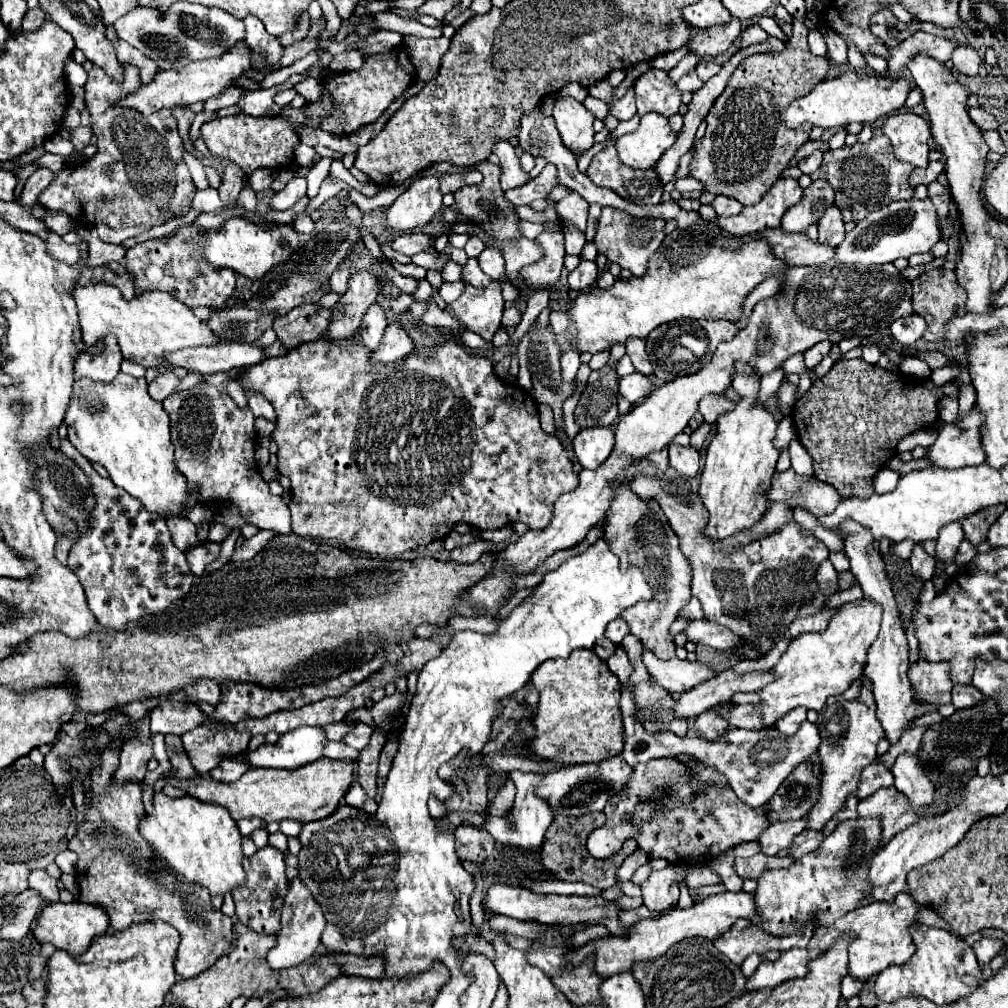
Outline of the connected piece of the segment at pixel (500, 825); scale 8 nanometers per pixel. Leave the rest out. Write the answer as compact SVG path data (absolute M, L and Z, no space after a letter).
M510 773L510 777L512 777L512 781L514 781L514 785L516 785L516 801L514 801L514 807L512 807L512 815L514 815L514 829L512 829L512 823L508 821L508 819L504 819L504 817L492 817L492 815L486 815L486 817L478 817L476 813L471 813L468 811L456 811L448 814L448 821L445 828L448 827L448 824L454 825L456 828L462 824L471 824L474 827L480 829L486 829L498 843L502 843L502 845L514 845L514 847L520 847L520 849L532 849L532 847L540 847L542 845L542 841L544 841L544 833L546 833L546 829L550 827L550 823L552 823L552 819L554 819L554 813L552 813L552 807L548 805L548 801L544 799L544 797L540 797L540 795L536 795L534 793L534 789L536 789L536 785L542 781L542 777L544 777L544 773Z

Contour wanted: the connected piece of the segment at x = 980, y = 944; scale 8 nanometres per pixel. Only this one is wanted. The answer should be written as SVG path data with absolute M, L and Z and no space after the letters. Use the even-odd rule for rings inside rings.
M982 937L980 941L976 941L976 943L972 945L972 949L974 949L974 953L976 953L978 963L988 965L998 953L1002 953L1004 941L1002 941L1002 939L992 939L992 937Z

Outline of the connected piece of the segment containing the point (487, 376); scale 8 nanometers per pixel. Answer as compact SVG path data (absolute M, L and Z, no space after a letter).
M348 337L346 341L334 341L334 339L328 339L328 341L326 341L326 339L308 341L308 343L302 343L302 345L294 347L294 349L290 349L290 351L288 351L286 355L282 355L282 357L272 357L272 359L262 361L260 365L250 367L250 369L242 375L242 379L240 379L242 387L246 387L246 385L254 387L254 389L256 389L258 393L262 393L262 395L274 405L274 409L276 409L276 415L278 415L278 417L276 417L276 429L274 429L272 437L274 437L274 441L276 441L278 447L280 447L278 453L276 453L276 455L278 455L278 471L280 471L280 475L288 475L290 481L292 481L292 485L290 485L290 497L292 497L292 501L290 501L290 505L288 505L290 511L292 511L292 533L296 533L296 535L300 535L300 537L338 539L338 541L344 543L348 549L356 549L356 551L370 553L372 557L380 556L388 559L389 557L399 557L404 551L414 551L416 547L428 545L430 541L444 539L444 537L452 531L452 527L454 527L456 523L460 523L460 521L464 521L464 523L468 523L468 525L472 525L472 527L478 527L478 529L500 529L500 527L512 525L512 523L516 523L516 521L528 525L528 529L542 529L544 525L548 525L548 521L552 519L552 505L554 505L556 497L560 497L560 493L573 491L574 487L578 486L578 474L574 473L574 467L572 467L572 463L570 463L570 459L568 459L568 455L566 455L566 451L562 449L560 441L558 441L554 435L546 433L546 431L540 427L538 405L536 405L534 397L530 395L530 391L520 389L520 387L514 387L512 383L506 383L506 381L502 381L502 379L496 379L494 367L492 367L492 361L490 361L490 359L470 355L470 353L464 349L464 345L460 345L460 343L458 343L456 339L452 339L452 337L442 337L432 349L426 349L426 351L420 351L420 353L410 353L410 355L406 355L404 359L394 361L394 363L376 363L376 365L374 365L374 363L370 361L370 353L372 353L372 351L368 351L368 347L362 345L356 337Z

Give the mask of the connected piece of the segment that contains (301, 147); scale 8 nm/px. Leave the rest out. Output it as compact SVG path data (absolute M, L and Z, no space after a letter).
M298 143L298 145L294 147L294 155L296 155L296 163L298 163L300 167L314 167L314 165L318 163L318 153L316 153L316 149L312 149L312 147L304 145L304 143Z

